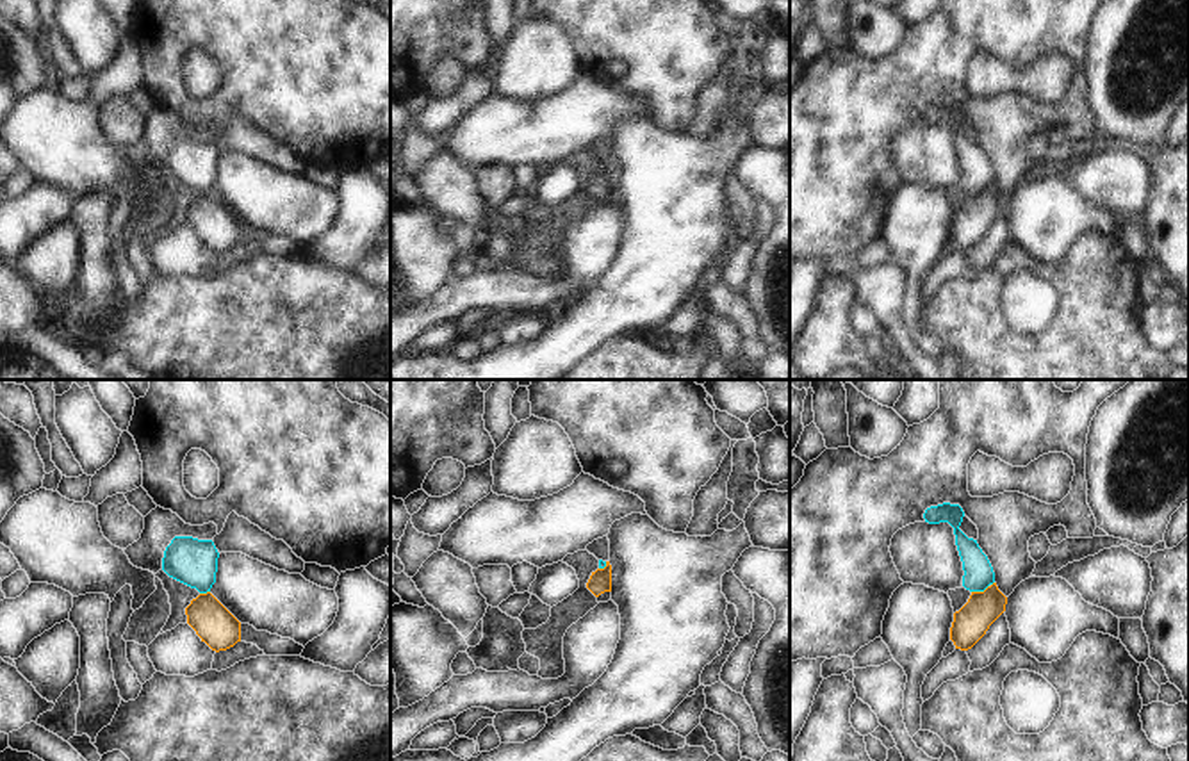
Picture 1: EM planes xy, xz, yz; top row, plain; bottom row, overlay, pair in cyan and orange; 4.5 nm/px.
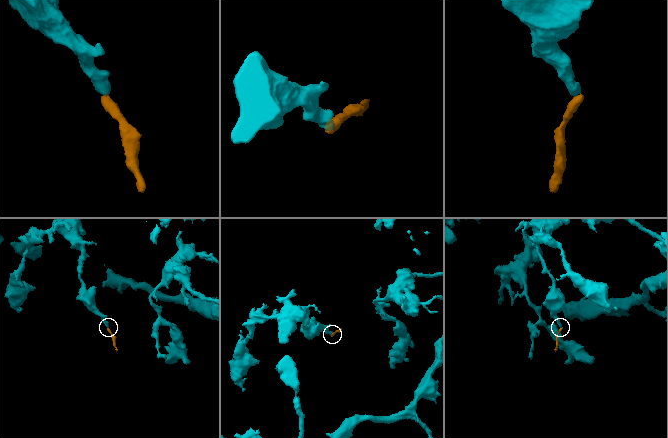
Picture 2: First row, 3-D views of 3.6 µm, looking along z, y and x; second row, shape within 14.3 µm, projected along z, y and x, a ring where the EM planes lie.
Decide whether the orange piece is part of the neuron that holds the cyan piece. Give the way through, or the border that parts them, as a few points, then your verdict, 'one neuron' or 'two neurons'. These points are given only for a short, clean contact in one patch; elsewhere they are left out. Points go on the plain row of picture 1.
along yz (988, 186), (983, 191), (972, 193) | two neurons

